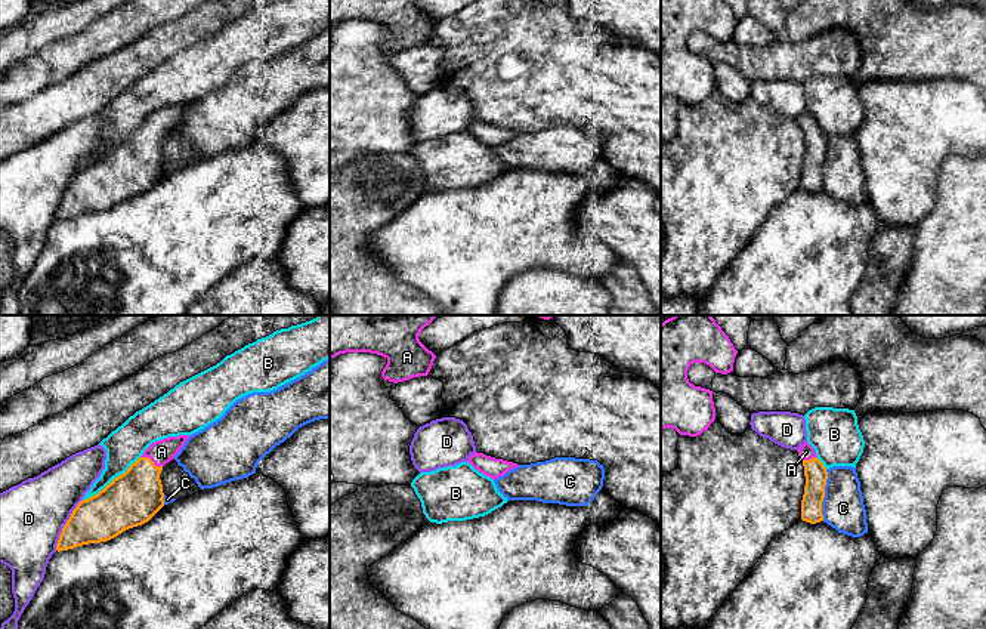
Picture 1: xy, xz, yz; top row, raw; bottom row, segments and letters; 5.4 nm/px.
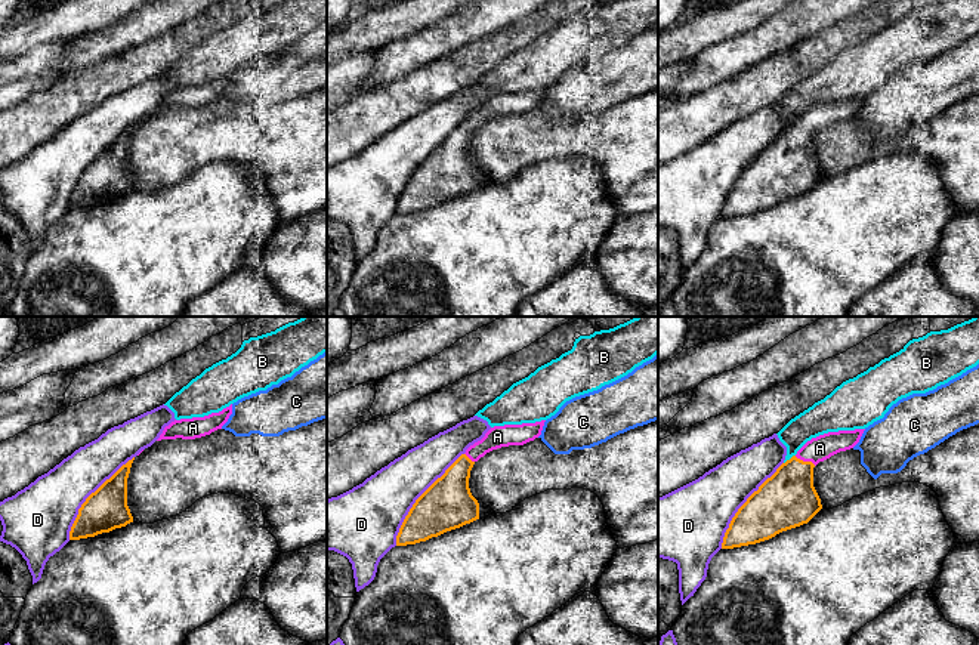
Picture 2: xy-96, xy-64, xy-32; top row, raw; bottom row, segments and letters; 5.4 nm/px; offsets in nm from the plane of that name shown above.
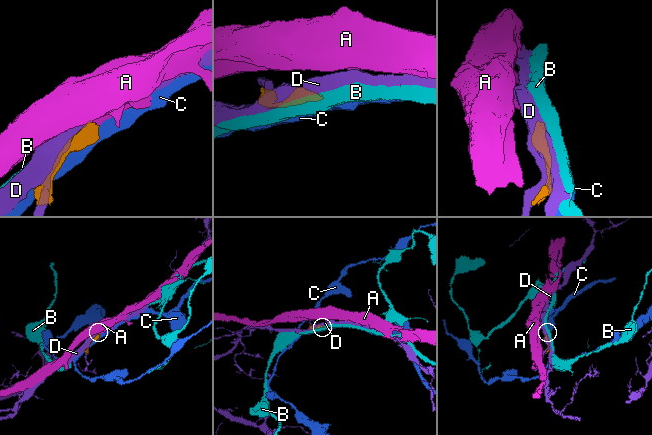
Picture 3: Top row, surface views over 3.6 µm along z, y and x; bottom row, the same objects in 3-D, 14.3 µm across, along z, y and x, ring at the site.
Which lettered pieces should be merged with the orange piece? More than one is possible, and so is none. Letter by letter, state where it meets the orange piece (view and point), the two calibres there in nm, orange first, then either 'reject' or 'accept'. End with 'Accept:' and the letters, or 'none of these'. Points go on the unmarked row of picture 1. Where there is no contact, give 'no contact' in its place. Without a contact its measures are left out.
A: meets orange in xy at (151, 129); 300 nm thick on the orange side, 130 nm on the other; accept
B: meets orange in xy at (113, 148); 300 nm thick on the orange side, 200 nm on the other; reject
C: meets orange in yz at (824, 163); 120 nm thick on the orange side, 220 nm on the other; reject
D: meets orange in xy at (65, 193); 260 nm thick on the orange side, 360 nm on the other; reject
Accept: A

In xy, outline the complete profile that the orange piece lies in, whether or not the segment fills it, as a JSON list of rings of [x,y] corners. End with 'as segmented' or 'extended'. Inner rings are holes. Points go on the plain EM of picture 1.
[[[169,105],[152,111],[124,142],[114,147],[98,163],[81,169],[64,194],[56,219],[61,221],[89,212],[106,210],[129,197],[148,191],[164,175],[160,148],[163,135],[174,127],[189,105]]] | extended

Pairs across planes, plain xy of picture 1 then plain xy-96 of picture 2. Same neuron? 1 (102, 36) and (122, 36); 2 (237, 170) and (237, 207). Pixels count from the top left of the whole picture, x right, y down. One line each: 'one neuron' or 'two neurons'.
1: one neuron
2: one neuron

